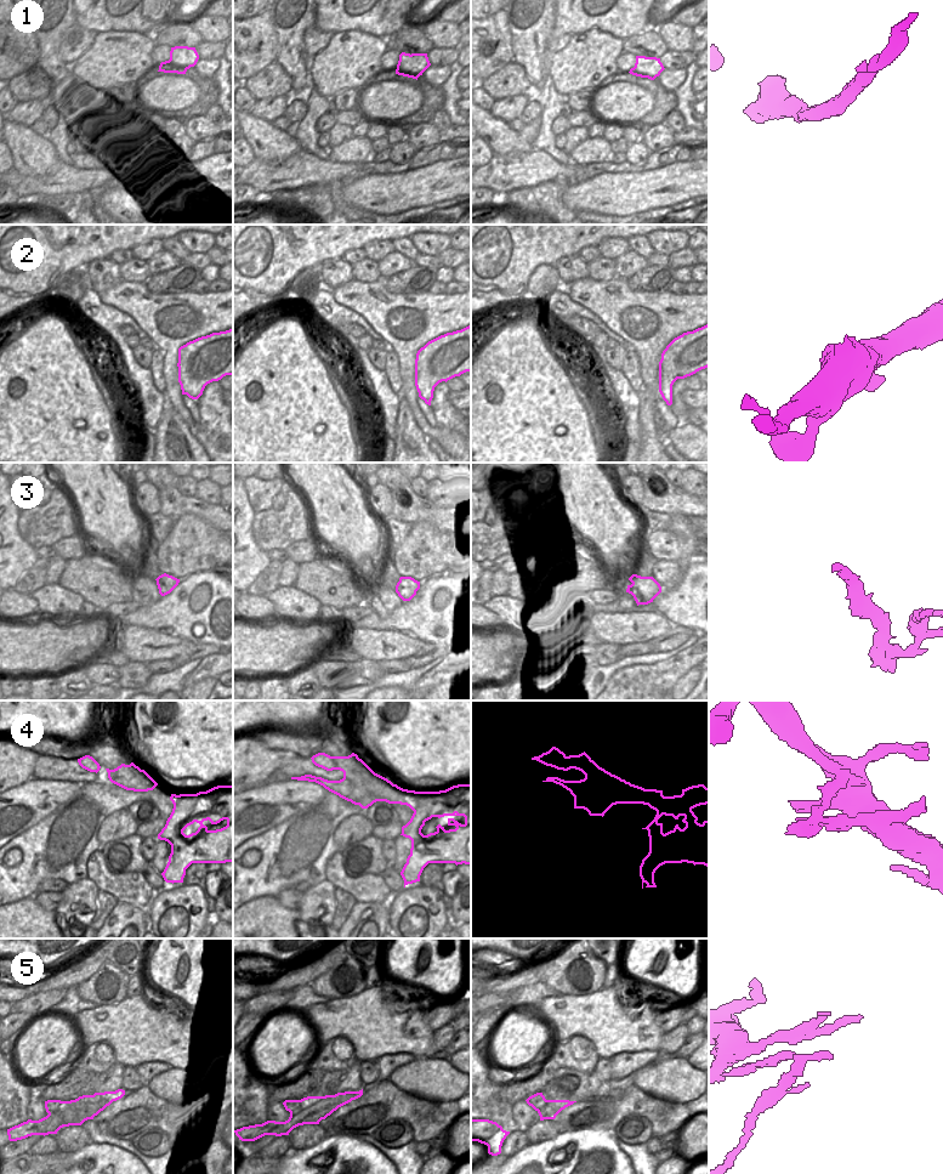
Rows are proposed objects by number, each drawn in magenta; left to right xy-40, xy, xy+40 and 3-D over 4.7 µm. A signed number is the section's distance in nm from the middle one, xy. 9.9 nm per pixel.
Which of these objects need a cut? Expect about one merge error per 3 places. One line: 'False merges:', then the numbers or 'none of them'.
False merges: 3, 5

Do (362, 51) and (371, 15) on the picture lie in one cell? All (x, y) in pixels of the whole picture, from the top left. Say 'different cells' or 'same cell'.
different cells

